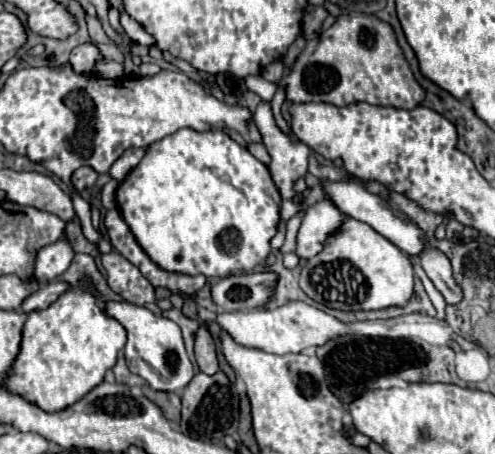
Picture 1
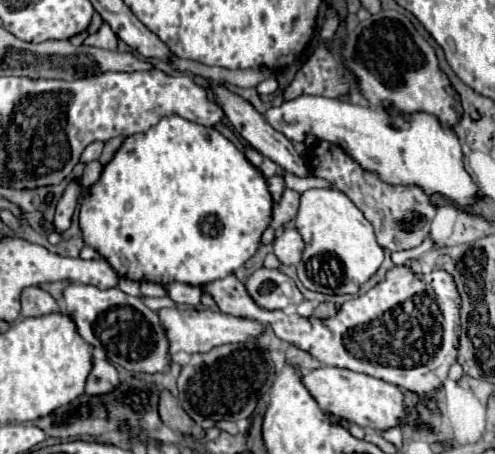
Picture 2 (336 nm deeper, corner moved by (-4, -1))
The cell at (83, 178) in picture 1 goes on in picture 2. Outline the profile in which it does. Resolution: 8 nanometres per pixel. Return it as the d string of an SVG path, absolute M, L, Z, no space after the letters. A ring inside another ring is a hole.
M93 141L93 143L89 143L89 145L85 147L85 151L83 151L83 155L81 155L81 161L83 161L83 163L89 163L89 161L93 161L93 159L99 159L101 151L103 151L103 141Z

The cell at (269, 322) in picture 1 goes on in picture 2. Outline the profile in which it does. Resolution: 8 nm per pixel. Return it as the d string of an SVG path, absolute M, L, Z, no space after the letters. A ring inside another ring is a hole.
M175 307L175 309L159 309L157 315L161 319L161 325L169 341L169 355L175 355L179 351L205 353L207 349L213 349L223 343L243 343L243 341L255 339L263 331L263 325L257 321L231 317L231 315L209 311L209 309L177 309Z

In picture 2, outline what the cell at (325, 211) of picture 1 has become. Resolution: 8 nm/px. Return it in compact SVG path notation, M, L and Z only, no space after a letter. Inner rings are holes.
M287 227L275 241L273 241L273 253L283 265L297 265L299 257L303 253L303 239L299 233L295 233L293 227Z

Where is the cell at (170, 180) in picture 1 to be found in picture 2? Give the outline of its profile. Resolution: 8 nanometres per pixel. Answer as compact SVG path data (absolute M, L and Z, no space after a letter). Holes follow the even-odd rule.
M171 115L171 117L163 117L155 127L147 129L145 133L135 133L135 135L129 135L123 139L123 143L117 149L117 153L113 155L113 159L103 167L101 177L91 185L89 197L87 195L83 197L83 203L79 209L79 229L81 229L81 237L85 241L85 245L99 251L119 277L127 277L133 281L151 281L151 283L159 283L159 285L169 285L175 281L187 283L187 285L207 285L207 283L211 283L215 279L223 279L229 273L243 267L243 263L259 249L259 237L261 237L263 229L269 227L269 221L271 221L271 207L273 207L273 199L271 199L271 193L267 189L263 175L259 173L257 167L253 167L245 159L245 155L231 141L227 141L213 127L203 127L203 125L191 123L183 117Z

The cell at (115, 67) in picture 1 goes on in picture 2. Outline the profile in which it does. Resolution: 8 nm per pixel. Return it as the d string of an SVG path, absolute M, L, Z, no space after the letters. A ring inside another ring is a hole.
M103 23L103 27L101 27L95 35L89 35L83 45L117 51L117 43L119 43L119 39L117 39L117 35L113 33L113 29L111 29L107 23Z

